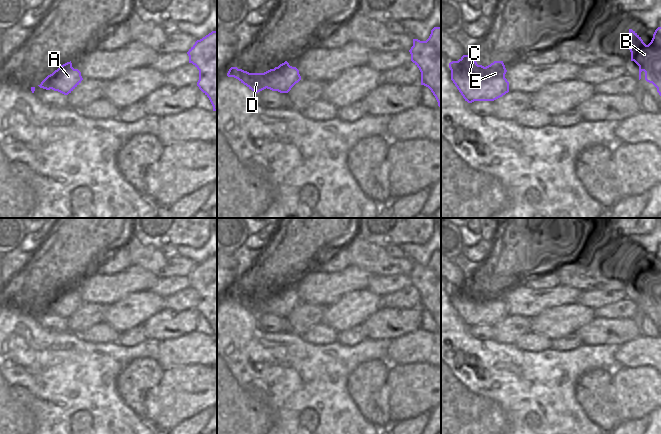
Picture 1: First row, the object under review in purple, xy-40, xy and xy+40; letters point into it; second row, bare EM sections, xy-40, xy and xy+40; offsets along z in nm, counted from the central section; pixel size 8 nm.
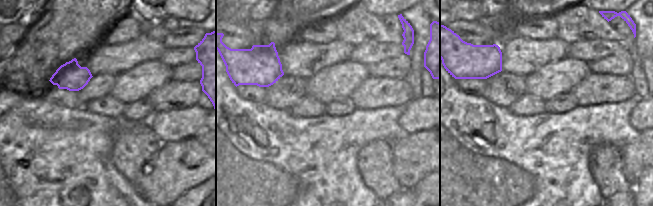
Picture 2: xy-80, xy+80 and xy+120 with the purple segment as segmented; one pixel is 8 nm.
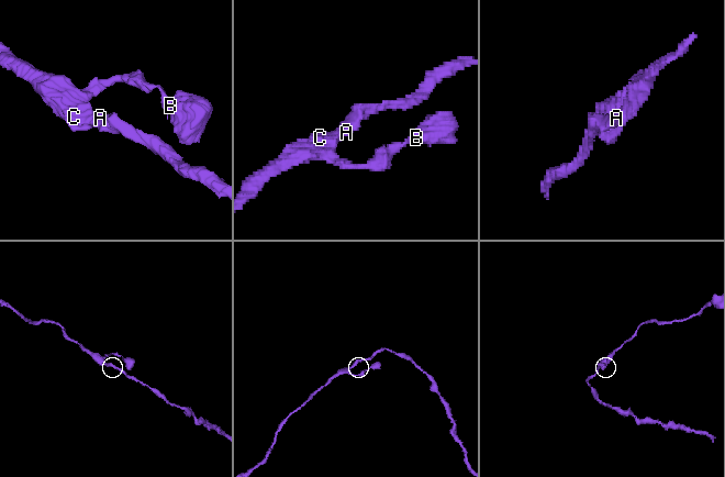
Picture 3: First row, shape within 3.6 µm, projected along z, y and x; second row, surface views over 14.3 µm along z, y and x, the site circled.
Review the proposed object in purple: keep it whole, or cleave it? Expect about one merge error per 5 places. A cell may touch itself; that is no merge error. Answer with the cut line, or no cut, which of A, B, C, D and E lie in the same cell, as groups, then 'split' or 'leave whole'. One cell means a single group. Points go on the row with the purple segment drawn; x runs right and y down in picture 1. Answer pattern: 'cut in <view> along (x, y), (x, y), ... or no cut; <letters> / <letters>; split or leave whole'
no cut; A B C D E; leave whole

